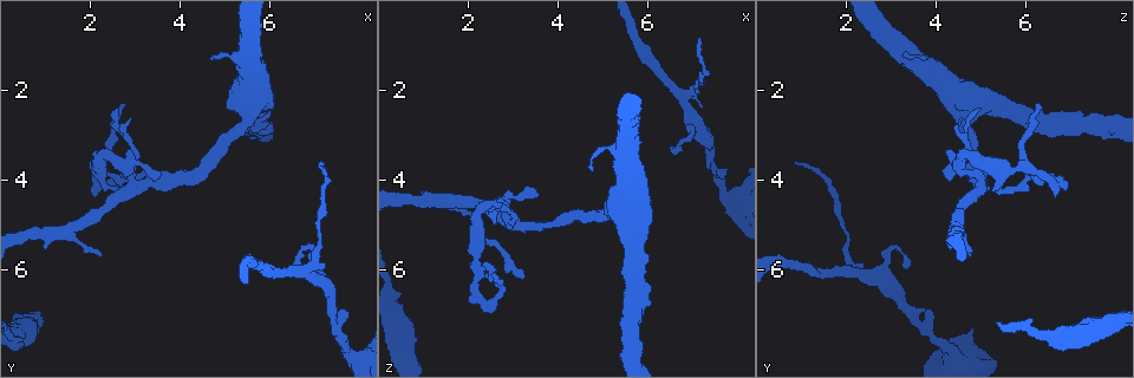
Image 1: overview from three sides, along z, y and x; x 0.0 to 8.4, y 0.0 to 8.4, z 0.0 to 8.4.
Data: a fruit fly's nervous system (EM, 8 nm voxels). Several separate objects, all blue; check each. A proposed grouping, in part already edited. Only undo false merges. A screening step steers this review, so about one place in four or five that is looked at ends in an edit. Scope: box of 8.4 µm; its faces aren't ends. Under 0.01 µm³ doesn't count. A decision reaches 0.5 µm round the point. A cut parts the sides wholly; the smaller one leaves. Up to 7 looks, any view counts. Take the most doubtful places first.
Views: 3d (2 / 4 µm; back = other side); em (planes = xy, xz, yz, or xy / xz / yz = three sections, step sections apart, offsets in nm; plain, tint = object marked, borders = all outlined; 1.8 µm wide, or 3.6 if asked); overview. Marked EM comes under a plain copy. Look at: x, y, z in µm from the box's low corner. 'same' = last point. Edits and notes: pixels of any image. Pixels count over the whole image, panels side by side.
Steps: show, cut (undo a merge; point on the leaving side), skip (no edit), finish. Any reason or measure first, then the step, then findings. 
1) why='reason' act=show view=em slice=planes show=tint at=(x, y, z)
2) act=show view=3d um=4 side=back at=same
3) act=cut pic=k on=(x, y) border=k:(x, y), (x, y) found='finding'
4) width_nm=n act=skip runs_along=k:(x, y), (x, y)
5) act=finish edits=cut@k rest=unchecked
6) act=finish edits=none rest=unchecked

why='sharp bend' act=show view=3d um=4 side=back at=(2.25, 4.10, 6.70)

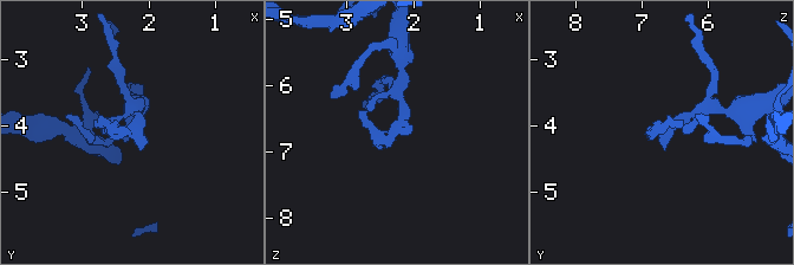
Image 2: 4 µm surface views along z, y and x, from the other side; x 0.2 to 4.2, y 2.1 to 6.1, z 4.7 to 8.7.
act=show view=em slice=planes show=tint at=(2.30, 4.10, 6.70)

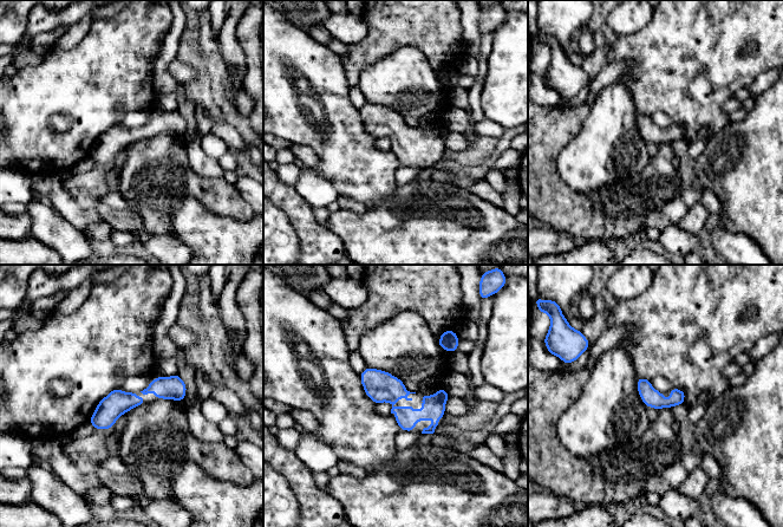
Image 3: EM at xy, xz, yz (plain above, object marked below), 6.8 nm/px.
width_nm=120 act=skip runs_along=3:(183, 388), (151, 388), (93, 421) found='all the same neuron'

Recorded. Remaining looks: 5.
why='four arms meet' act=show view=em slice=planes show=tint at=(3.10, 4.05, 4.95)

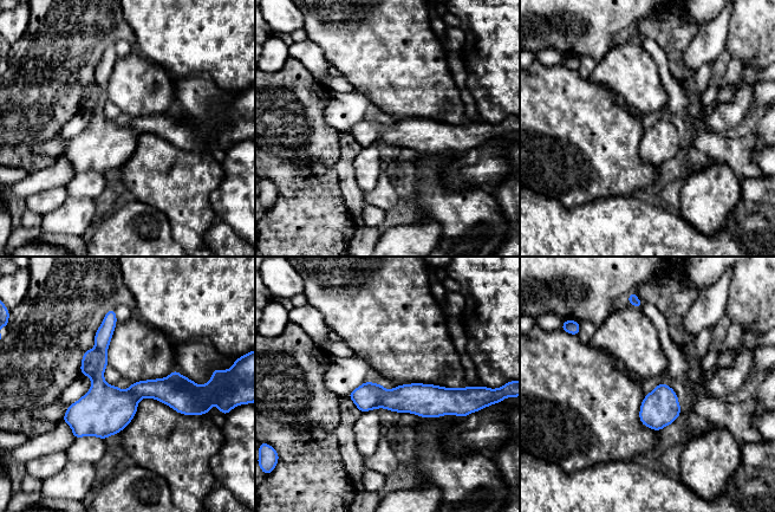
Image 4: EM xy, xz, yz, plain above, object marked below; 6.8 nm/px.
act=cut pic=4 on=(91, 358) found='two neurons meet here'

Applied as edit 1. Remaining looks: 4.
why='sudden change in width' act=show view=em um=3.6 slice=planes show=tint at=(7.85, 7.90, 4.45)

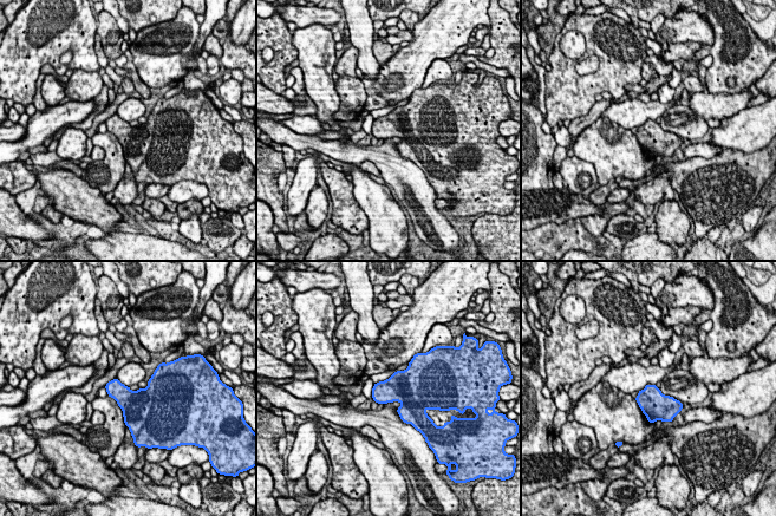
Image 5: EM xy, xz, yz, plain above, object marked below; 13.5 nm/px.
width_nm=320 act=skip found='one neuron here'

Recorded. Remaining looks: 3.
act=finish edits=cut@4 rest=unchecked

